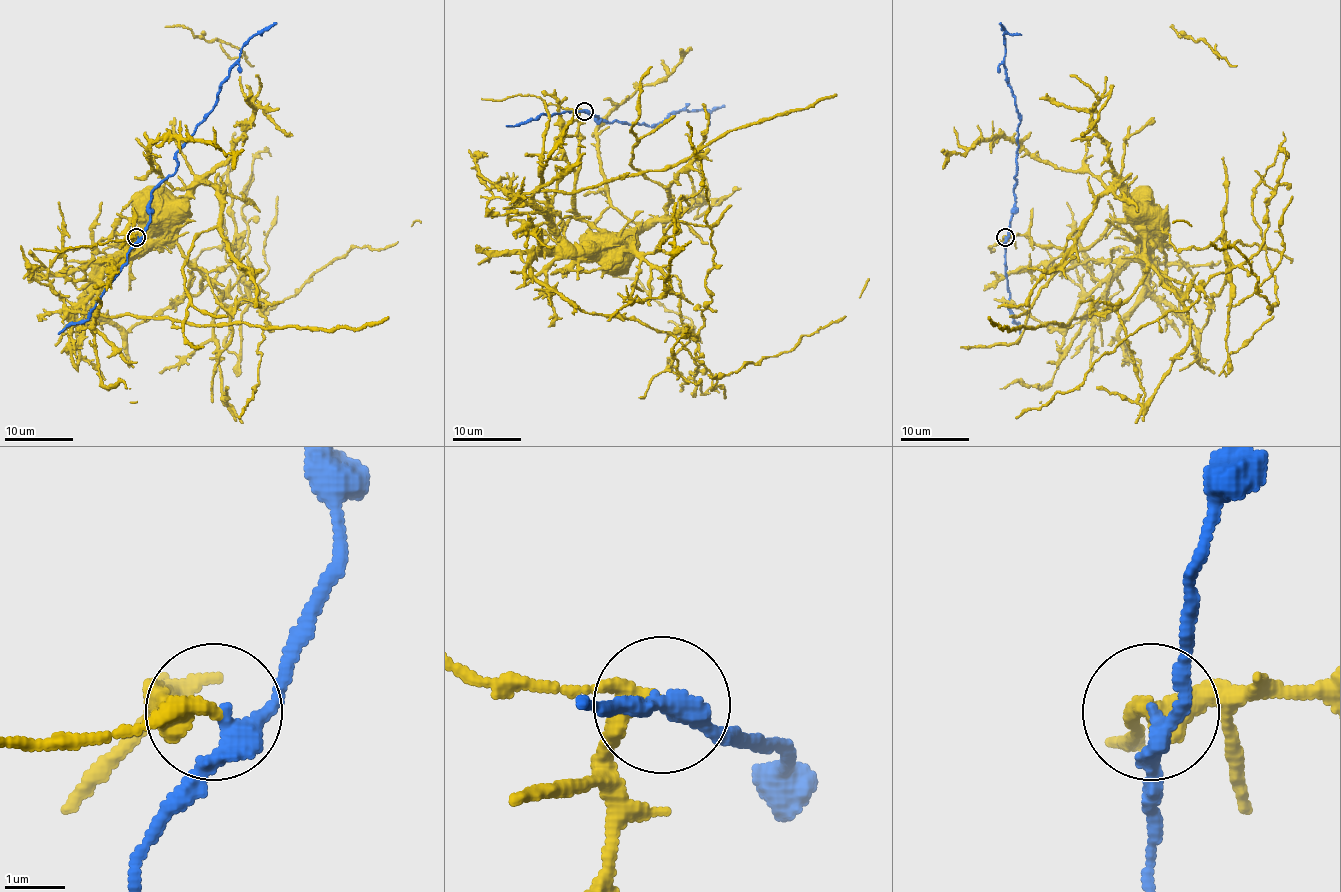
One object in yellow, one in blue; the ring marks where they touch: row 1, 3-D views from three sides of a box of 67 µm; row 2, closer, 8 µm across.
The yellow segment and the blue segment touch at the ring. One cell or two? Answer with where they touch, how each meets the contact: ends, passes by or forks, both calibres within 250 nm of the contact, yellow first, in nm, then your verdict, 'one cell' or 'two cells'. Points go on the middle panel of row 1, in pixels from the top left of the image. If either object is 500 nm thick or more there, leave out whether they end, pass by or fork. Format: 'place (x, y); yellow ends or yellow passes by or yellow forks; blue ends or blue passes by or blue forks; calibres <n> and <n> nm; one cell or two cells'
place (584, 111); yellow passes by; blue passes by; calibres 280 and 280 nm; two cells

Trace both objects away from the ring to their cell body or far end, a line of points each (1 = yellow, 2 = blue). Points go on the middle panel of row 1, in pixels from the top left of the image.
1: (583, 111), (578, 116), (575, 211), (601, 232), (609, 244)
2: (585, 111), (599, 121), (659, 124), (671, 114), (724, 107)

